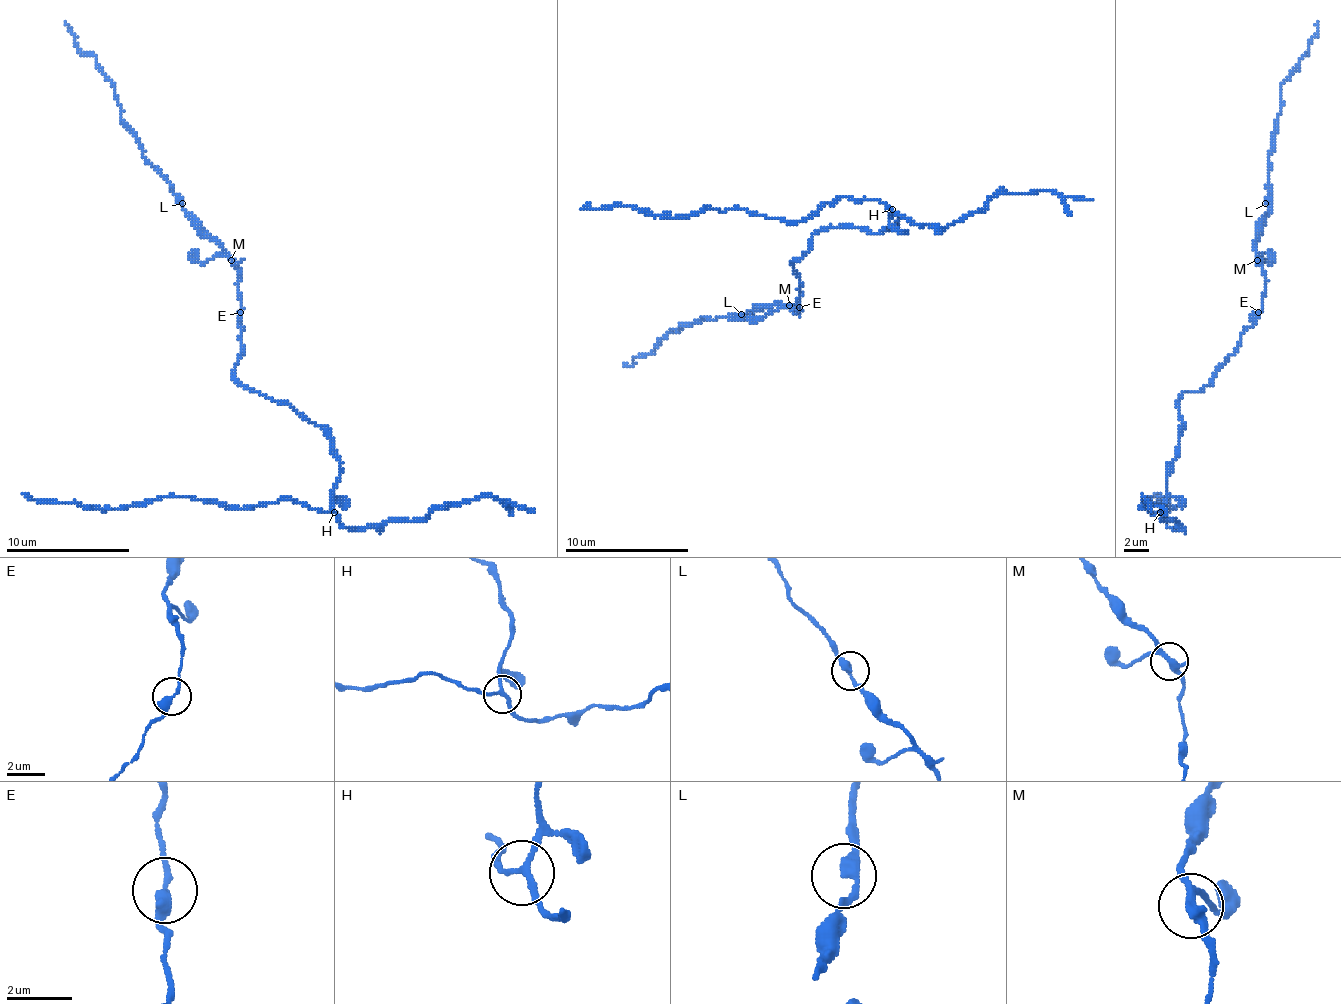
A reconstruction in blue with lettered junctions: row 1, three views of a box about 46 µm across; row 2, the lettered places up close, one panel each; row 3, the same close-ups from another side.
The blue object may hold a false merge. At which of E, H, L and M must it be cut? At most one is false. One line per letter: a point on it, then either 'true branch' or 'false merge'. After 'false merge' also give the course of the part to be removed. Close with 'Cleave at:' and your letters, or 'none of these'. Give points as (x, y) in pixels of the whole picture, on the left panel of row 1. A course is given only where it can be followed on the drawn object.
E: at (240, 312); true branch
H: at (334, 512); true branch
L: at (182, 203); true branch
M: at (231, 260); false merge; foreign part runs (232, 259), (213, 256), (201, 262), (192, 250)
Cleave at: M

